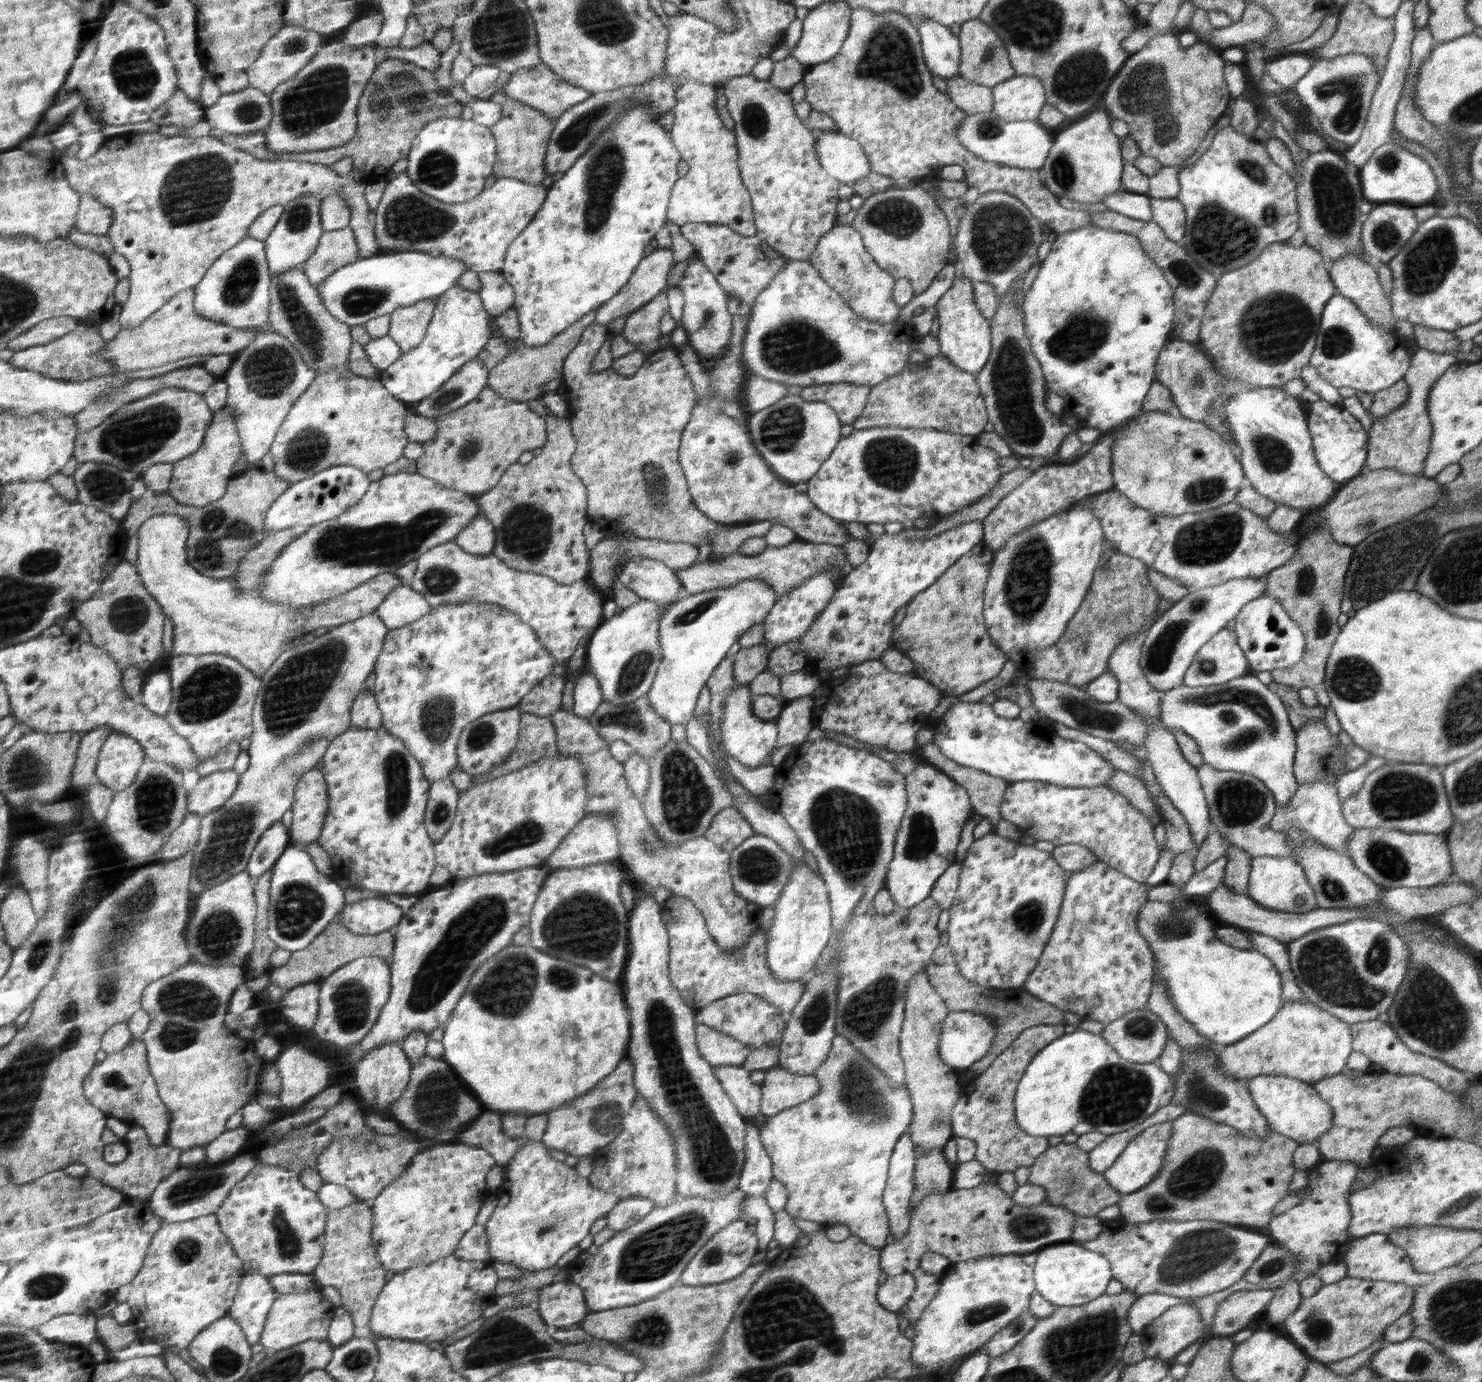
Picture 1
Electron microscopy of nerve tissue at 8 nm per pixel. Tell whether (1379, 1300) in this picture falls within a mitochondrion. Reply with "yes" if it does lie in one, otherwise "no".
no

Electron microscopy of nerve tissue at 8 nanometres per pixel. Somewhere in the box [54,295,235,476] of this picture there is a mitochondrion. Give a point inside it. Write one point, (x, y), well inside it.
(129, 440)

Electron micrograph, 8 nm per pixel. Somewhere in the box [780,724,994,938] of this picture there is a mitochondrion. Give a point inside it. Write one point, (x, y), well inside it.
(847, 826)

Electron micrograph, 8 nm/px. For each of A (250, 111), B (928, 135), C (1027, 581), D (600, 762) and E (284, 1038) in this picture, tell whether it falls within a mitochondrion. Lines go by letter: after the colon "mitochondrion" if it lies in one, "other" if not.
A: mitochondrion
B: other
C: mitochondrion
D: other
E: other

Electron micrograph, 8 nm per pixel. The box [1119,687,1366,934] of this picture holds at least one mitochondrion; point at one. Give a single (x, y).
(1239, 803)

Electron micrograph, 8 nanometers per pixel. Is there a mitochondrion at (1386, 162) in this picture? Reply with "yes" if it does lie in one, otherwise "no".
yes

